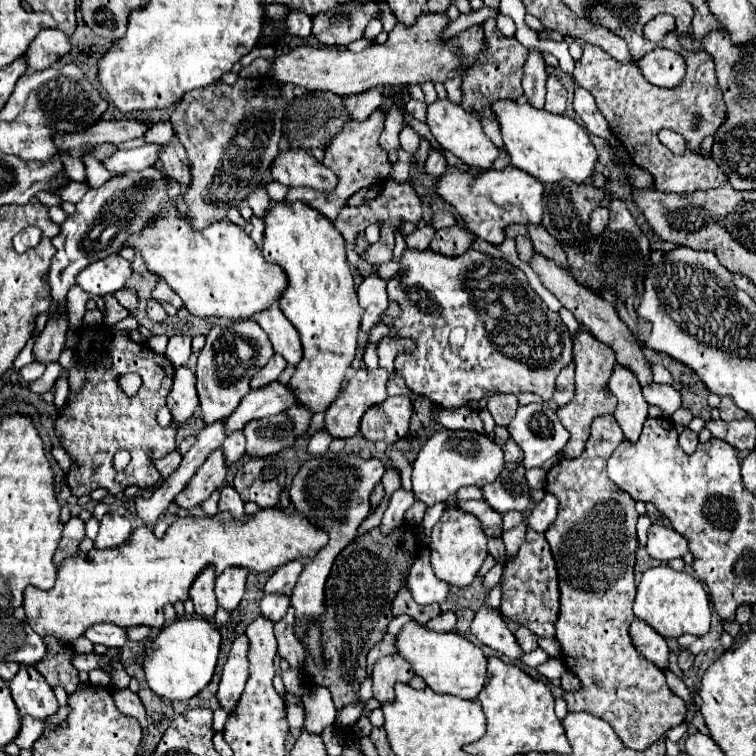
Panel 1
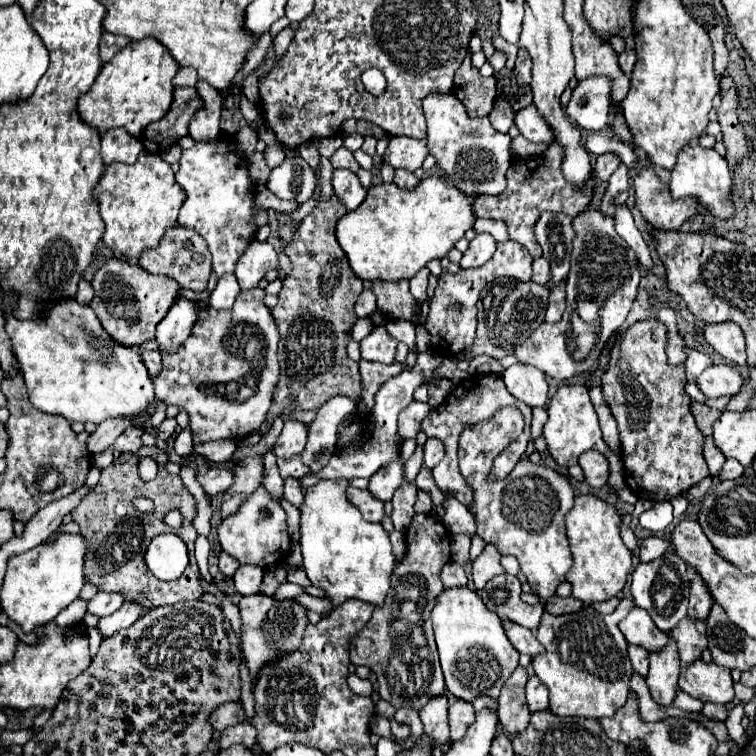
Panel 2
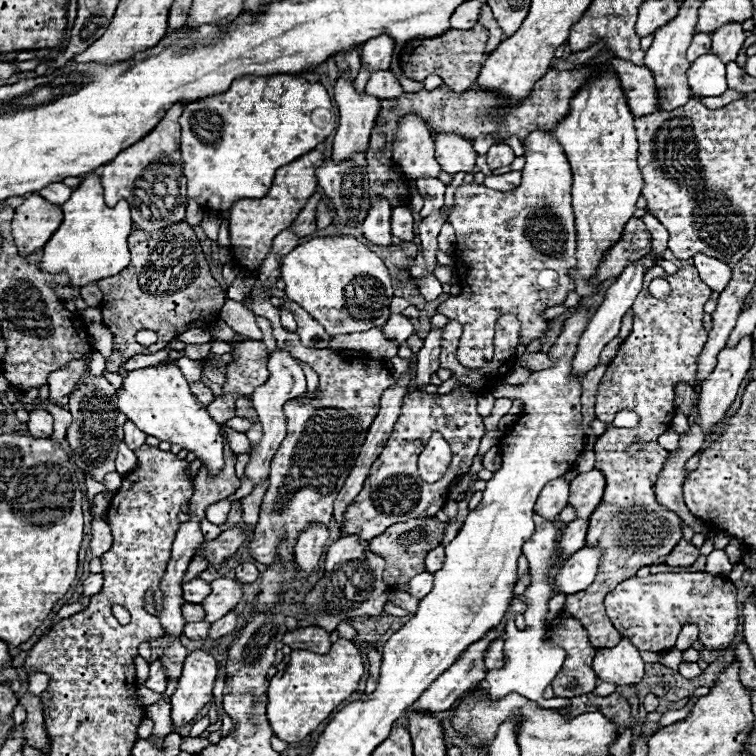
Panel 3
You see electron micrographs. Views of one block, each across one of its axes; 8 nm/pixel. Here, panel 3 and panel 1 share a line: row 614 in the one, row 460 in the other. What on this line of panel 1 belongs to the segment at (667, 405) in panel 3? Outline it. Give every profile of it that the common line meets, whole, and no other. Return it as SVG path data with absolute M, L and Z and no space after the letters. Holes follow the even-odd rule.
M600 416L592 422L592 434L586 442L586 450L580 458L560 460L546 474L544 490L552 492L558 498L558 518L552 528L546 532L556 570L558 570L558 588L560 588L560 612L556 620L554 638L560 642L562 660L566 668L580 680L578 692L564 692L562 698L568 704L568 712L588 712L606 720L618 734L618 738L632 750L646 750L656 740L660 740L666 730L678 726L686 718L686 704L678 698L666 684L664 672L646 660L630 640L628 628L634 618L634 554L638 548L636 540L636 522L638 512L634 508L632 496L620 490L608 476L604 466L604 454L612 454L624 434L616 424L614 416Z

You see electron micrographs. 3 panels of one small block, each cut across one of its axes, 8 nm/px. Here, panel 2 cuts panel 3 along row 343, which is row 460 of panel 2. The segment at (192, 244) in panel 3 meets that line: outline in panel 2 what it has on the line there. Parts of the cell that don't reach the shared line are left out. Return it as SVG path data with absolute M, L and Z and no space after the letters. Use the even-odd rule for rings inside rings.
M142 446L138 454L122 452L114 462L102 470L98 486L88 492L82 502L72 510L72 518L78 522L80 532L86 536L86 562L84 576L96 584L100 590L124 592L128 600L136 600L146 608L170 606L180 600L198 600L202 596L202 586L198 584L198 564L194 560L194 540L198 538L192 520L196 516L196 498L186 490L180 474L170 474L166 470L168 456L158 446ZM138 456L152 456L158 462L158 476L152 482L142 482L138 476ZM136 498L150 498L154 502L152 512L138 512L134 508ZM170 510L180 510L182 526L178 530L170 528L164 522L164 516ZM162 532L172 532L180 536L190 554L190 564L176 582L160 582L150 574L144 552L150 540Z

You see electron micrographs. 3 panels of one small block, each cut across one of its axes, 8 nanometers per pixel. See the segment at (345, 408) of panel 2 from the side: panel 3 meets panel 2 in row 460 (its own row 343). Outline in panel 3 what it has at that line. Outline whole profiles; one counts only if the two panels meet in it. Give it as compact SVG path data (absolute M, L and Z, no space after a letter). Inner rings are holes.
M284 300L284 304L280 304L278 308L290 308L296 322L298 322L298 336L304 340L304 344L308 344L310 348L326 348L328 340L332 336L328 336L324 332L324 328L320 328L320 324L316 324L316 320L312 320L312 316L308 316L308 312L304 312L304 308L300 308L296 302L288 302Z

